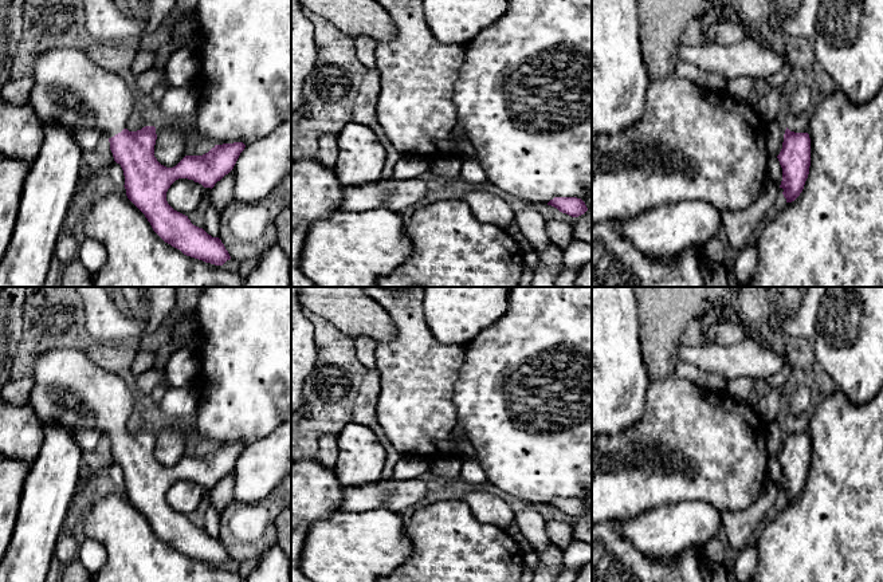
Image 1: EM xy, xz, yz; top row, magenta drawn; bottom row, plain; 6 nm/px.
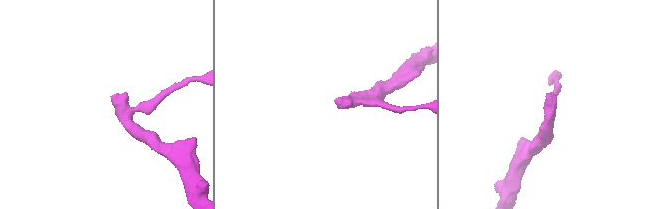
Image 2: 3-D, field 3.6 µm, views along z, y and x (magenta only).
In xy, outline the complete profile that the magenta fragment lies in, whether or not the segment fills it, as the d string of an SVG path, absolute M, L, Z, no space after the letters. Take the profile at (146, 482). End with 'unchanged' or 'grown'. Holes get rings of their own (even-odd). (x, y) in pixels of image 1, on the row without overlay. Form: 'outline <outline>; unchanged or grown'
outline M60 346L35 357L32 380L30 404L42 422L67 426L72 433L95 429L109 440L114 461L123 471L123 487L127 499L145 515L153 531L165 543L187 557L215 566L223 566L231 559L219 538L212 538L203 528L193 526L188 516L174 511L168 504L166 492L178 479L193 480L204 488L212 489L217 481L233 469L246 448L243 443L215 445L203 456L185 456L176 467L166 468L154 457L157 440L154 426L145 426L137 432L126 429L129 421L140 410L141 404L123 374L95 363L78 349Z; grown

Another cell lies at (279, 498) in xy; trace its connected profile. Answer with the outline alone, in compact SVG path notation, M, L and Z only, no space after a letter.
M291 475L283 477L274 487L264 498L264 503L271 515L271 520L262 538L254 542L242 542L236 539L229 528L231 516L239 508L239 503L232 502L221 512L219 539L232 559L239 562L246 559L259 559L270 547L278 543L275 518L291 506Z

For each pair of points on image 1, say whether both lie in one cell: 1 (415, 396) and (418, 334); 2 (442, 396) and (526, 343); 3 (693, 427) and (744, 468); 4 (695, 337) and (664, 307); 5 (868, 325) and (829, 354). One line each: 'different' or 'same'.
1: same
2: different
3: same
4: different
5: same

